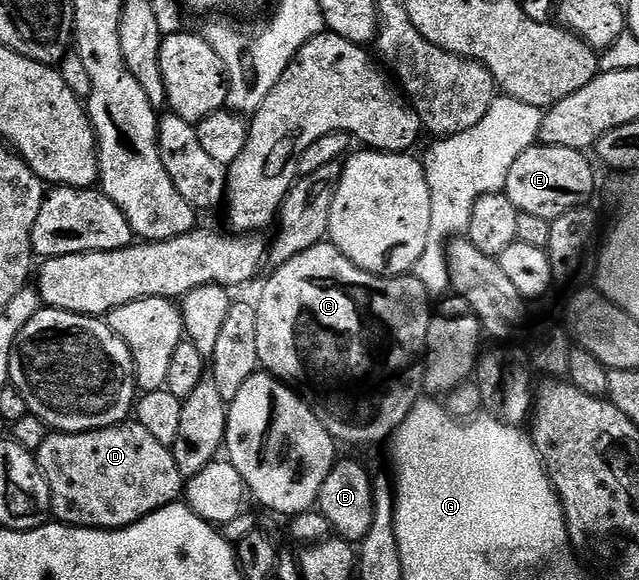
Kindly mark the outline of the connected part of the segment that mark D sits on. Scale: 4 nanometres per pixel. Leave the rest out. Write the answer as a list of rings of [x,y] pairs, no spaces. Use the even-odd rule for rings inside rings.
[[[125,421],[97,431],[83,431],[82,433],[49,433],[46,441],[42,441],[40,448],[34,452],[38,465],[50,485],[50,497],[52,498],[52,515],[61,523],[67,523],[69,527],[92,527],[96,531],[118,531],[122,527],[129,527],[138,521],[145,519],[147,515],[152,515],[158,509],[168,507],[171,503],[177,502],[181,498],[182,492],[186,487],[185,476],[178,473],[178,465],[172,456],[172,449],[162,445],[162,441],[156,440],[155,437],[147,430],[142,429],[142,425],[135,421]]]

